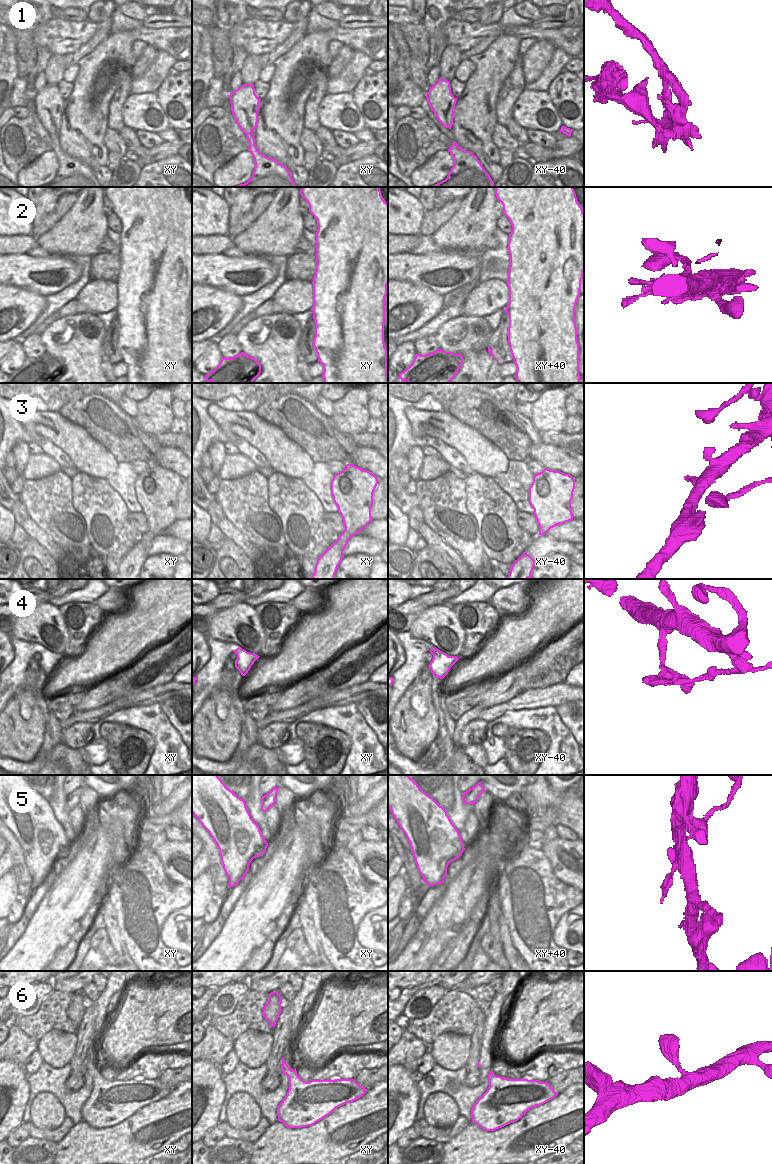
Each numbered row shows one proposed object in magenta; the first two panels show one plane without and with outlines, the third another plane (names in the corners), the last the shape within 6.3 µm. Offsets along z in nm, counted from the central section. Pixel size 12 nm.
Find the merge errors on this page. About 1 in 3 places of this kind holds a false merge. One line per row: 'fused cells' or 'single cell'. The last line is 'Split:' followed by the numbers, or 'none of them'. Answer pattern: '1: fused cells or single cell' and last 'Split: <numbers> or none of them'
1: fused cells
2: fused cells
3: single cell
4: fused cells
5: fused cells
6: single cell
Split: 1, 2, 4, 5

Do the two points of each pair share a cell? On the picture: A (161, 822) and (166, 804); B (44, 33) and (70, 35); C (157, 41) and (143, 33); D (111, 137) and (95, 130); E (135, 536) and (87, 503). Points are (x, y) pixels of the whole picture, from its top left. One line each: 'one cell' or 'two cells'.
A: two cells
B: one cell
C: one cell
D: two cells
E: one cell

